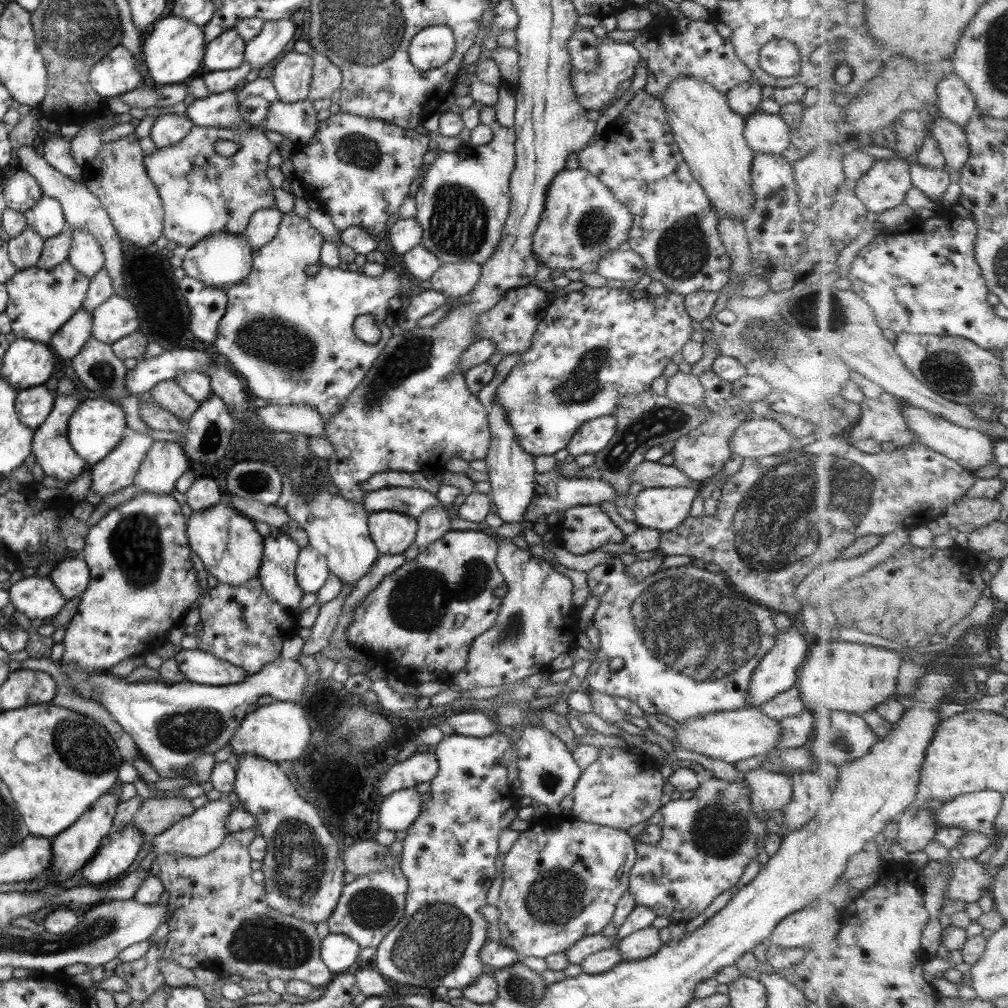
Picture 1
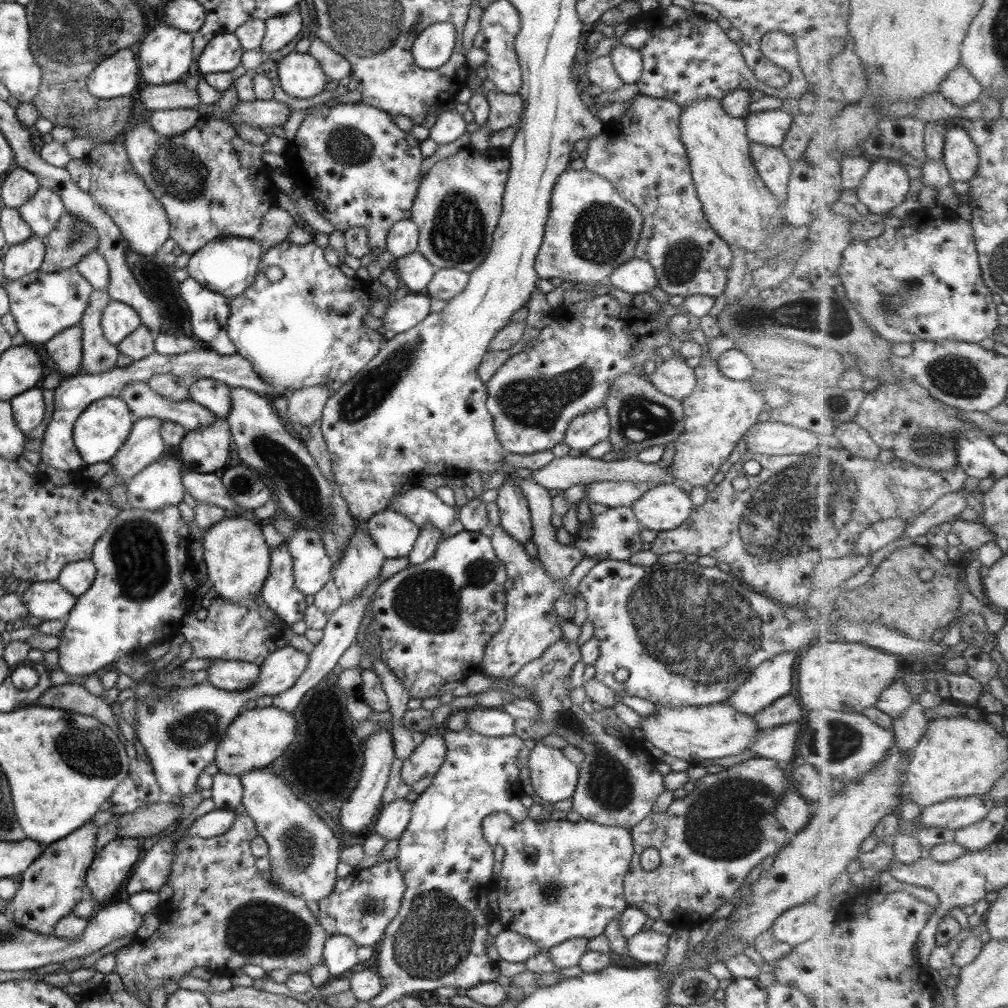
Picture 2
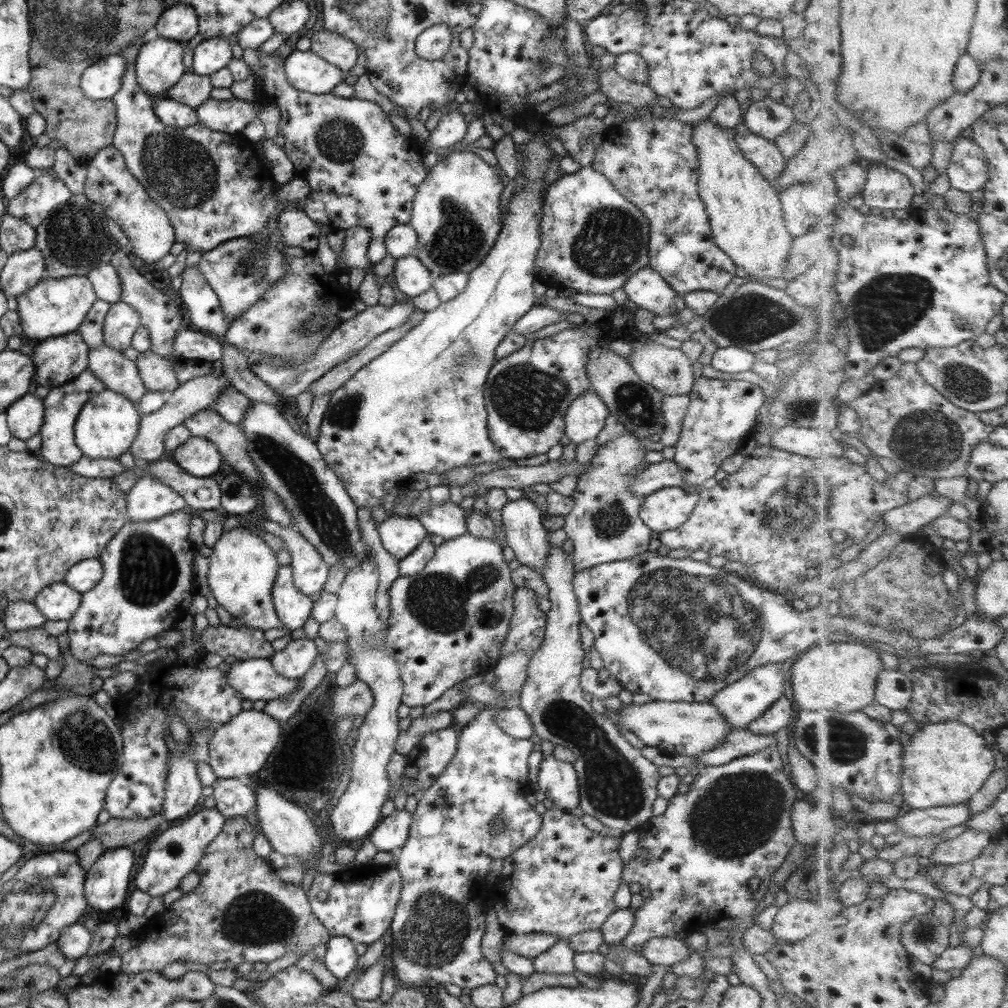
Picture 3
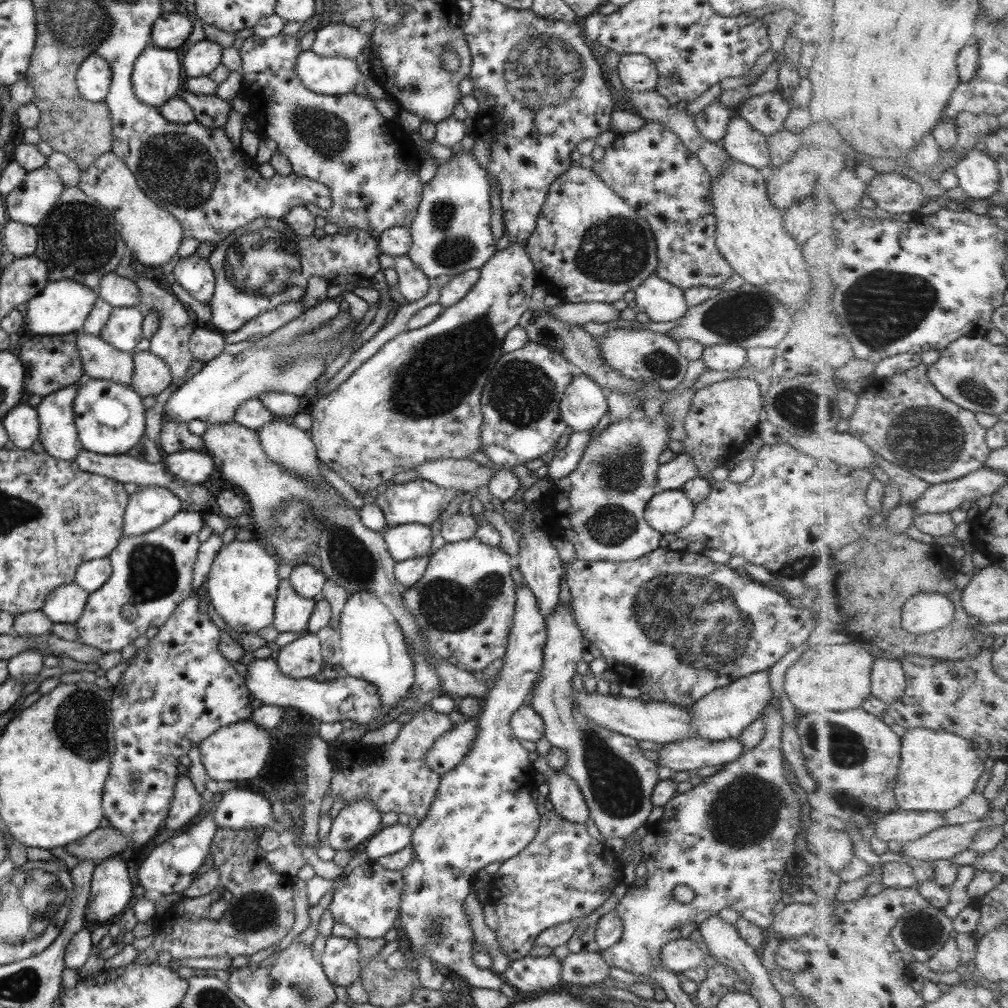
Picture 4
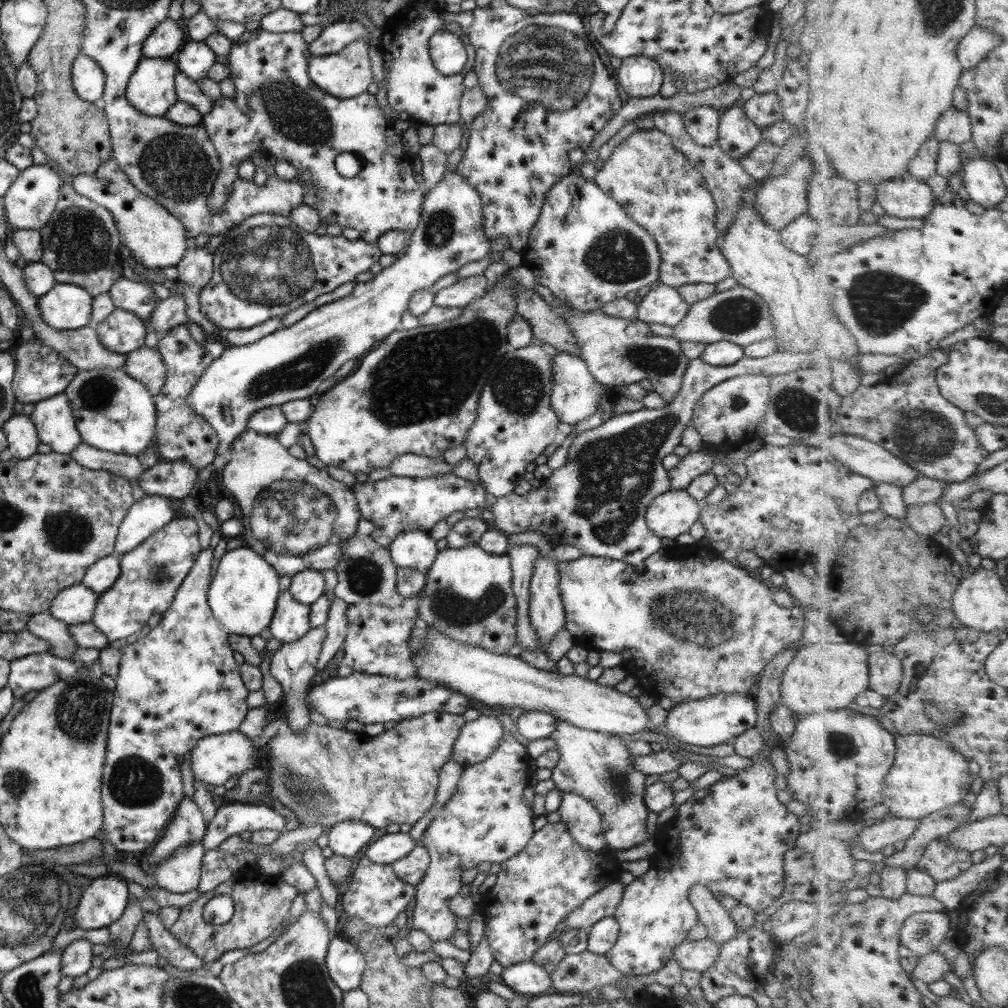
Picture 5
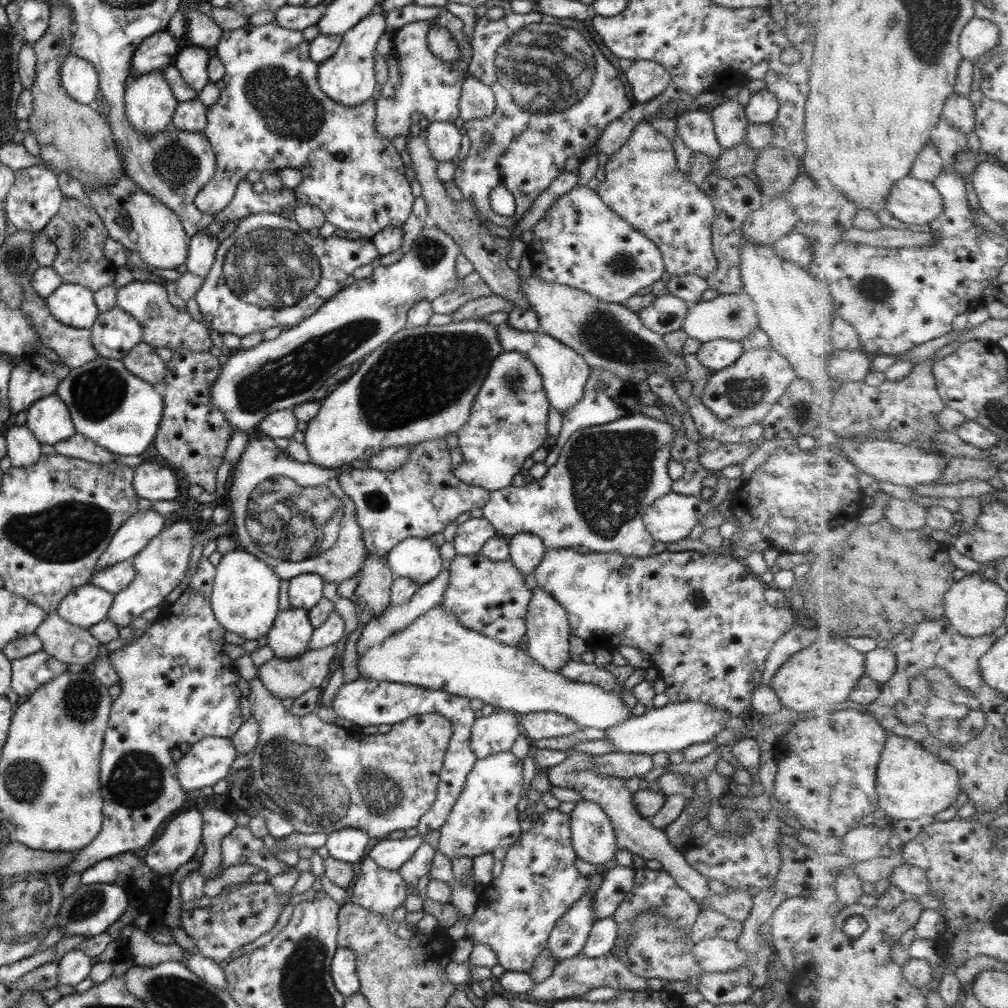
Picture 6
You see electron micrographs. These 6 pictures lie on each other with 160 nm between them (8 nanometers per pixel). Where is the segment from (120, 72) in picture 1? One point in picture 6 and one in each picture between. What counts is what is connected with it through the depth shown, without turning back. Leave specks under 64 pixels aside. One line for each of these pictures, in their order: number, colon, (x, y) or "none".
2: (117, 76)
3: (100, 81)
4: (93, 77)
5: (87, 78)
6: (79, 78)

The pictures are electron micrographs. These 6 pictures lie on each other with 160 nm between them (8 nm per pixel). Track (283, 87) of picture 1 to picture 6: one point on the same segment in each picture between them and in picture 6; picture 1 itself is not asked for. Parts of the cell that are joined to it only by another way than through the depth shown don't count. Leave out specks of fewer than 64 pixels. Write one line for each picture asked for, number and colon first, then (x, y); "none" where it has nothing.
2: (299, 75)
3: (307, 72)
4: (333, 76)
5: (345, 74)
6: (346, 77)

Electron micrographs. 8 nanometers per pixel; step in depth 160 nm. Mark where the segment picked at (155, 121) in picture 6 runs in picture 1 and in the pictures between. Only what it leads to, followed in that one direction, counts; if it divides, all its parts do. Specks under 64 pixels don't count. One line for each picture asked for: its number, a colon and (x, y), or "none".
1: (173, 50)
2: (164, 54)
3: (158, 66)
4: (157, 75)
5: (150, 90)

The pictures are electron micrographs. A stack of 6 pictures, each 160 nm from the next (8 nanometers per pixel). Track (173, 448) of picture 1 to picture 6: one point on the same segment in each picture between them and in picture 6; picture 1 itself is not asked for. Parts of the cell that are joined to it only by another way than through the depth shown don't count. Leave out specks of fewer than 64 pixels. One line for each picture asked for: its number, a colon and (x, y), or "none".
2: (159, 484)
3: (149, 499)
4: (150, 506)
5: (146, 515)
6: (134, 532)

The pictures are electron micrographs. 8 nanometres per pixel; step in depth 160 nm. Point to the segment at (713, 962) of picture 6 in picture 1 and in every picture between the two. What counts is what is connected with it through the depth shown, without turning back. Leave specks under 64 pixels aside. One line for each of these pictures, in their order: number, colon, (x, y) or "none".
1: (640, 944)
2: (647, 946)
3: (665, 951)
4: (677, 955)
5: (698, 955)

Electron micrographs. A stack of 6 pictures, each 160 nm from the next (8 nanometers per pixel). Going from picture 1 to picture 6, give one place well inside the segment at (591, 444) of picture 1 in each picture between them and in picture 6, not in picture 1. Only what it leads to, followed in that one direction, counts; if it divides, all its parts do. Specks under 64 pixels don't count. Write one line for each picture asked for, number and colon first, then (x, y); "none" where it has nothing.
2: (587, 429)
3: (586, 415)
4: (583, 403)
5: (574, 396)
6: (563, 372)

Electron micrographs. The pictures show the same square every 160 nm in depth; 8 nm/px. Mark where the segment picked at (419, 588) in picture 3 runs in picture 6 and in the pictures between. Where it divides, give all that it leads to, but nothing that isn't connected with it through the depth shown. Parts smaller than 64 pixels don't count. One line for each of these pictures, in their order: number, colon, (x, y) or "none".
4: (464, 601)
5: (467, 596)
6: (488, 597)

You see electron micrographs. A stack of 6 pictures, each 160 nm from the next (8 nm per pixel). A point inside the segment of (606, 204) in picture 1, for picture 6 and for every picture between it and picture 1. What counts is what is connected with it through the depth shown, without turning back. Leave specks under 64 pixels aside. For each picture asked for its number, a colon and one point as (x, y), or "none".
2: (590, 230)
3: (592, 239)
4: (588, 246)
5: (583, 248)
6: (579, 243)

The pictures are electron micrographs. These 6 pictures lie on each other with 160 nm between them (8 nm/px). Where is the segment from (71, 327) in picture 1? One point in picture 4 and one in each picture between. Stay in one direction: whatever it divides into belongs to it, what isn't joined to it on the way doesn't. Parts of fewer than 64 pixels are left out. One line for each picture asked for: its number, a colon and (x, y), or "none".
2: (65, 348)
3: (58, 359)
4: (51, 362)

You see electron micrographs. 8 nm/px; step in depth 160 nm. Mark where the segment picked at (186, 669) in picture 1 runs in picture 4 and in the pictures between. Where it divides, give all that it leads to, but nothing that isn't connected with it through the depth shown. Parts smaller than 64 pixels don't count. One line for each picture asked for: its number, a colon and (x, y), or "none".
2: (230, 676)
3: (254, 679)
4: (345, 698)

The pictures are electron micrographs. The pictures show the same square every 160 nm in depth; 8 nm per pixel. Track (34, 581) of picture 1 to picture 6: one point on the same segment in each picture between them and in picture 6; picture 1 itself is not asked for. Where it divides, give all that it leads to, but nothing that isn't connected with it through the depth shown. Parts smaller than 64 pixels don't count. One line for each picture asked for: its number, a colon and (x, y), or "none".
2: (46, 600)
3: (57, 601)
4: (64, 604)
5: (73, 605)
6: (86, 605)

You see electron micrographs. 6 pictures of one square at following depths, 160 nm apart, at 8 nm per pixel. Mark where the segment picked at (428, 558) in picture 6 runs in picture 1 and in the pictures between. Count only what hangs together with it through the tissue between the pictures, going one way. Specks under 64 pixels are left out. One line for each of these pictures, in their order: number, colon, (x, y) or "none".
1: (392, 532)
2: (394, 535)
3: (399, 535)
4: (403, 541)
5: (415, 549)

